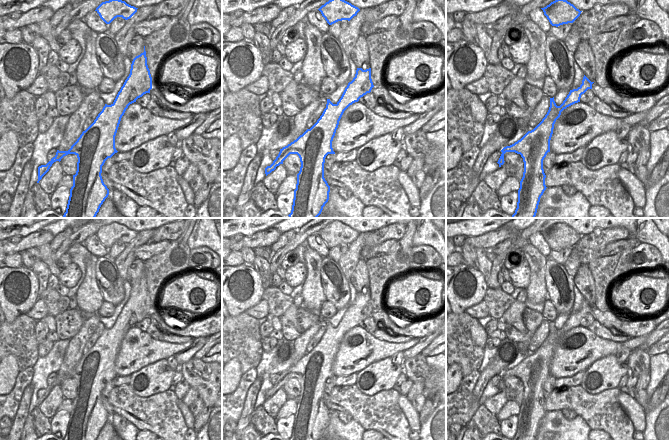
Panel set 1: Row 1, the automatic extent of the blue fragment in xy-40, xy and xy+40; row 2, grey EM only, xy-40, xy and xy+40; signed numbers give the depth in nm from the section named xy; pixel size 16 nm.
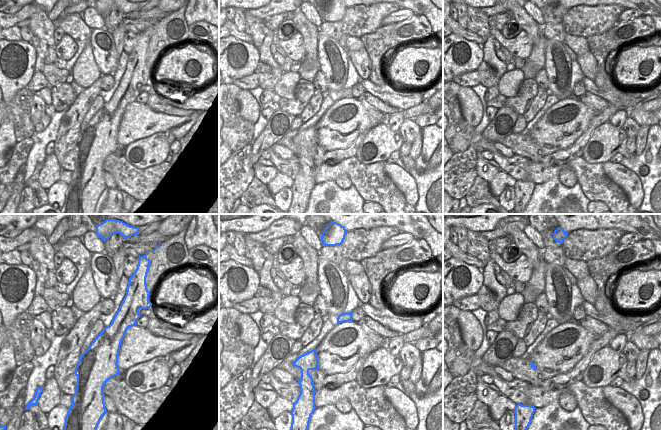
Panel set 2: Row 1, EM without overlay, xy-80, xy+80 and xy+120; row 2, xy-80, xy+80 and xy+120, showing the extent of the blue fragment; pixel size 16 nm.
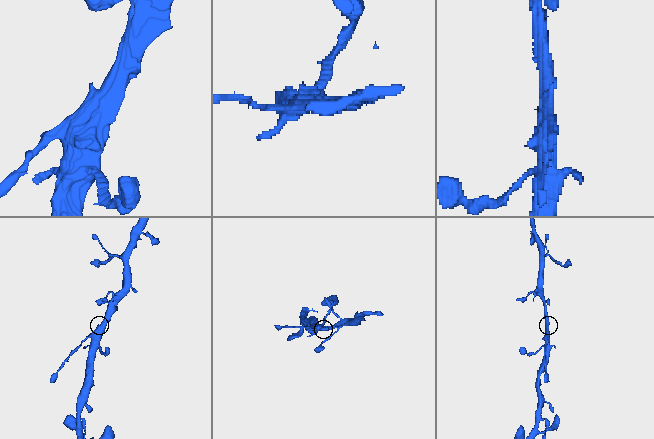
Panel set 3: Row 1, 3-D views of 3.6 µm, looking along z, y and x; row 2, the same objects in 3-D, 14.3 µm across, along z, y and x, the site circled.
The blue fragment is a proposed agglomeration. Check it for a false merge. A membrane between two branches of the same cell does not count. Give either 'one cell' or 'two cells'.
two cells

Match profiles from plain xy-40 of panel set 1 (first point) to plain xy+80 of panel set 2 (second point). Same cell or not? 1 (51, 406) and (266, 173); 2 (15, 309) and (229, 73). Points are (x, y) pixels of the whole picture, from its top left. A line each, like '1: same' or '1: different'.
1: same
2: same

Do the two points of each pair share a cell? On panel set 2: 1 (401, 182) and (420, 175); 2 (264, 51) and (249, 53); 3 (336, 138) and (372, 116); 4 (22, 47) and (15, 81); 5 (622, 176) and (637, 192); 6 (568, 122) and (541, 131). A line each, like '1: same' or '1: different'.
1: different
2: different
3: same
4: same
5: same
6: same

